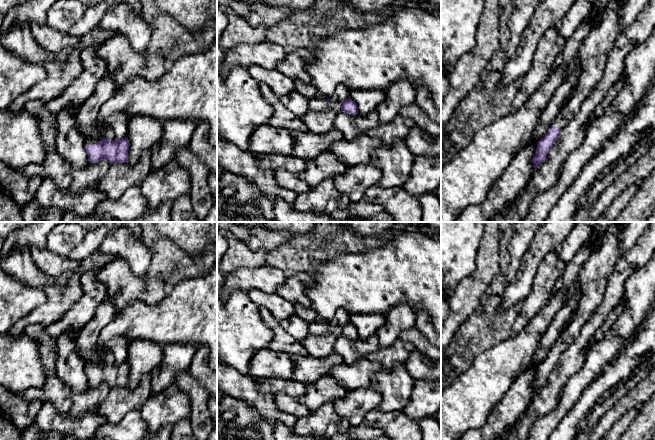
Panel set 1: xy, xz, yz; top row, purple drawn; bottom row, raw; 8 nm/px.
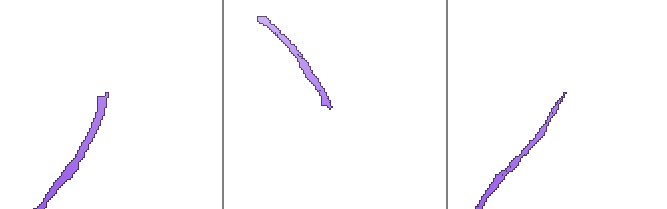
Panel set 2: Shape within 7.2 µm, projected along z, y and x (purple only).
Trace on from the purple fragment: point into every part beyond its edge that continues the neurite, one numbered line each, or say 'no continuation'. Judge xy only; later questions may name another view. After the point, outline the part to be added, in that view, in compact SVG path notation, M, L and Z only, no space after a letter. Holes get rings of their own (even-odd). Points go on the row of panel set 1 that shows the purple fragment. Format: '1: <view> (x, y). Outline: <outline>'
1: xy (88, 141). Outline: M87 137L84 140L84 145L85 146L90 146L90 145L96 144L98 141L101 141L101 140L98 140L95 137Z

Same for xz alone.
1: xz (315, 105). Outline: M309 99L308 106L310 111L313 112L330 109L333 110L335 113L339 113L341 111L342 104L339 101L332 101L331 103L328 103L327 99Z

